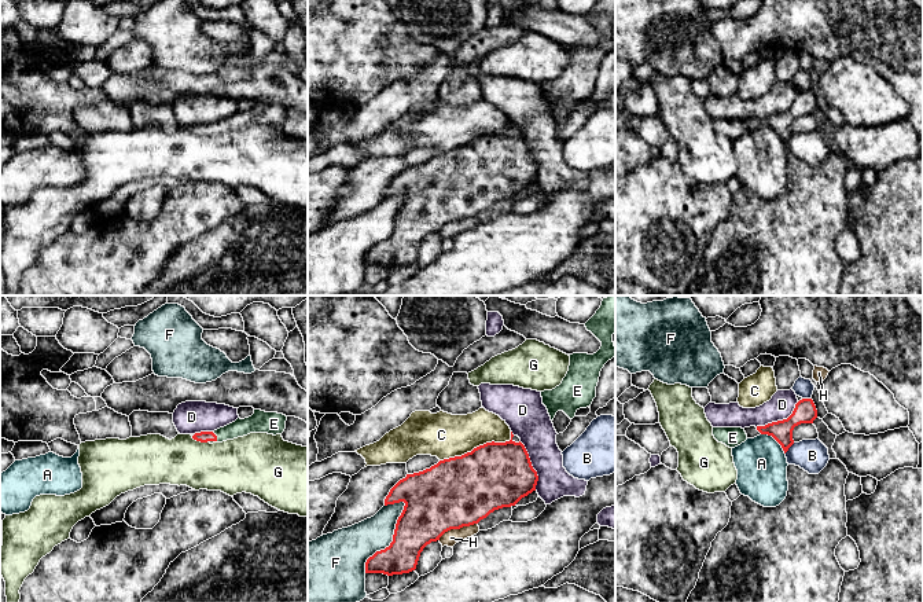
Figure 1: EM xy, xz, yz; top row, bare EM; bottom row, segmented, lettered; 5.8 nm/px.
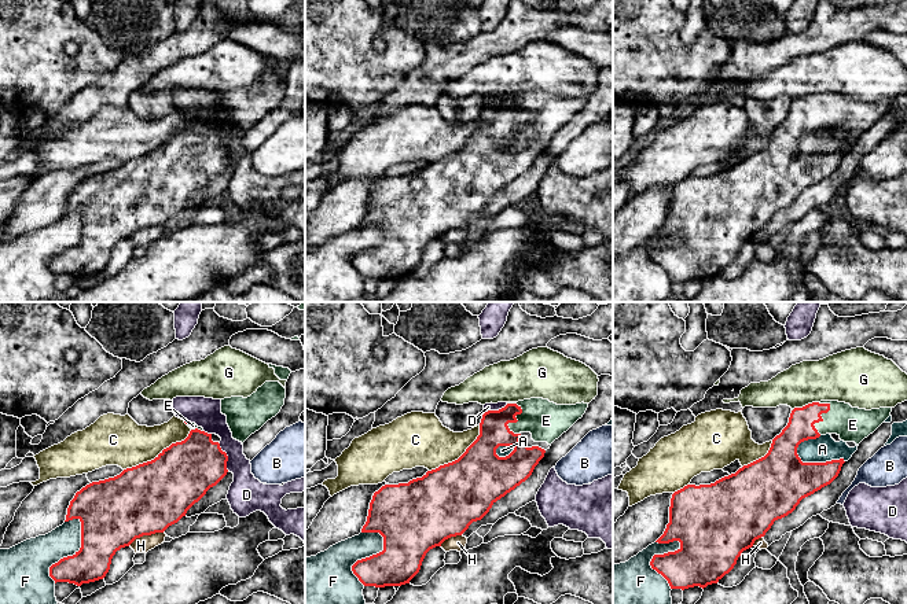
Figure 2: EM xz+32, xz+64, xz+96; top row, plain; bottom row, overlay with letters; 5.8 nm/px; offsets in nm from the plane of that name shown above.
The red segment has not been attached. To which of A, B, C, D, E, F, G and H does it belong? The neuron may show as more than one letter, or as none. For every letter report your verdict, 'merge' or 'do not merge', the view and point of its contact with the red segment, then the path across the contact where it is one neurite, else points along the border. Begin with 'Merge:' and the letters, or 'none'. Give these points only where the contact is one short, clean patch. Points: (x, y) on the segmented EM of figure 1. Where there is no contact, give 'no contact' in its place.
Merge: E
A: do not merge | yz (775, 439)
B: do not merge | yz (789, 447)
C: do not merge | xz (480, 446)
D: do not merge | xz (532, 466)
E: merge | xy (212, 440) | across xy (203, 436), (212, 440), (239, 428)
F: do not merge | xz (393, 540)
G: do not merge | xy (199, 440) | along xy (191, 436), (206, 443)
H: do not merge | xz (458, 528) | along xz (477, 522), (469, 527), (451, 528), (438, 539)

